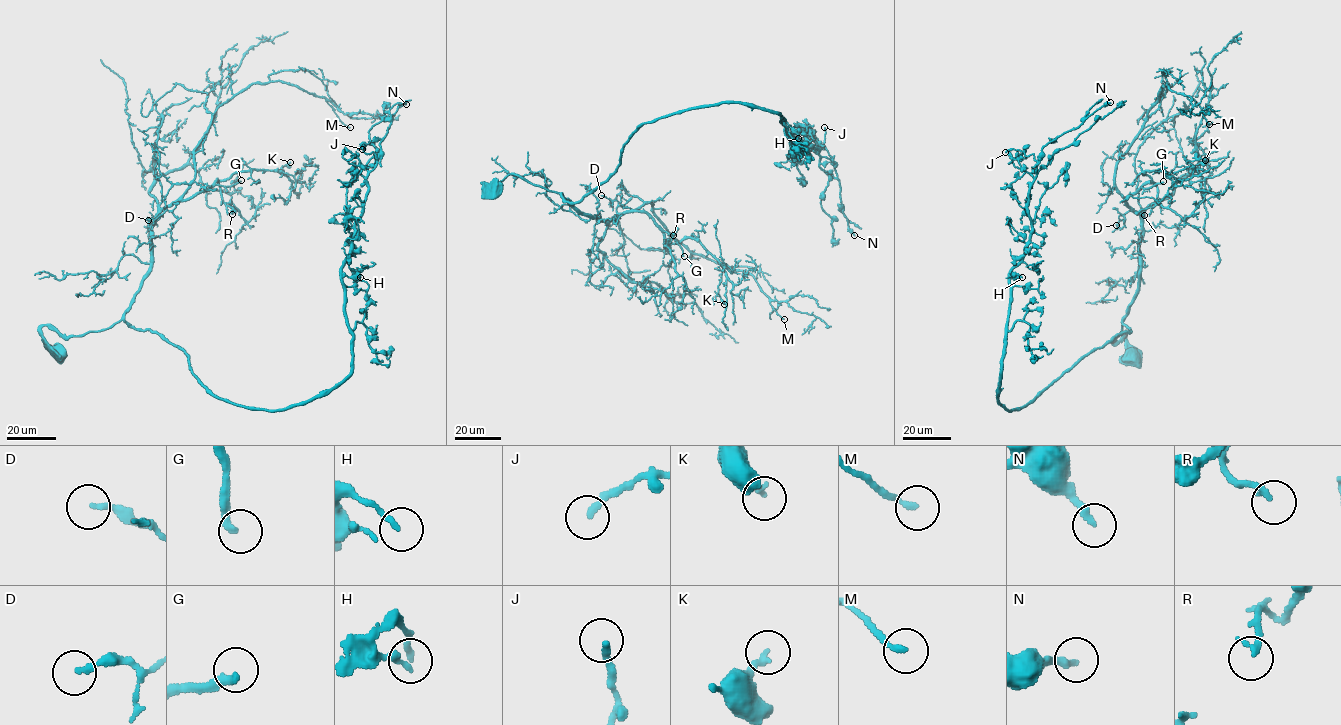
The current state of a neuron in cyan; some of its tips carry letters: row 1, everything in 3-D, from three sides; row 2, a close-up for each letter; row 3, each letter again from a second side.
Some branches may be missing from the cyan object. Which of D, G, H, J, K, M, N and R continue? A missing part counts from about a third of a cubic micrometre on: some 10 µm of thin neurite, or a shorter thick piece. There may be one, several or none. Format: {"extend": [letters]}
{"extend": ["D", "G"]}

